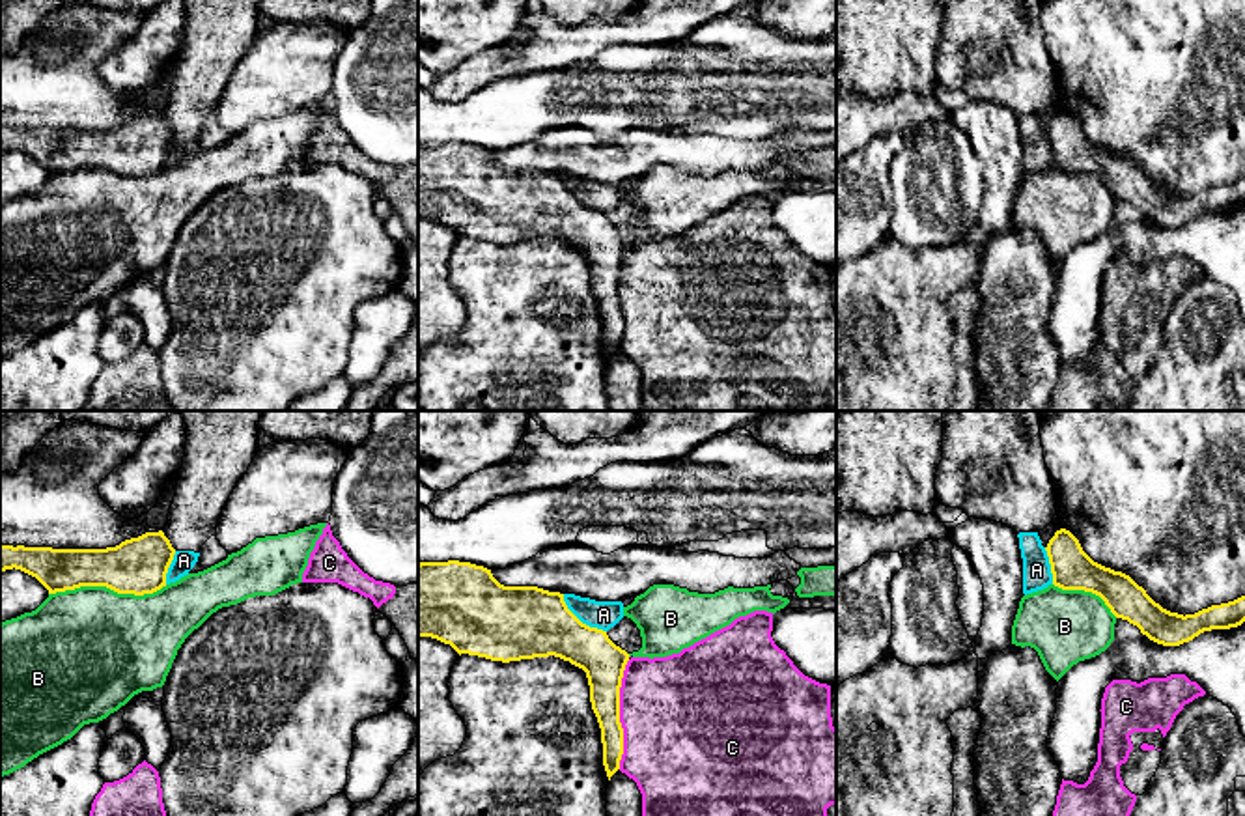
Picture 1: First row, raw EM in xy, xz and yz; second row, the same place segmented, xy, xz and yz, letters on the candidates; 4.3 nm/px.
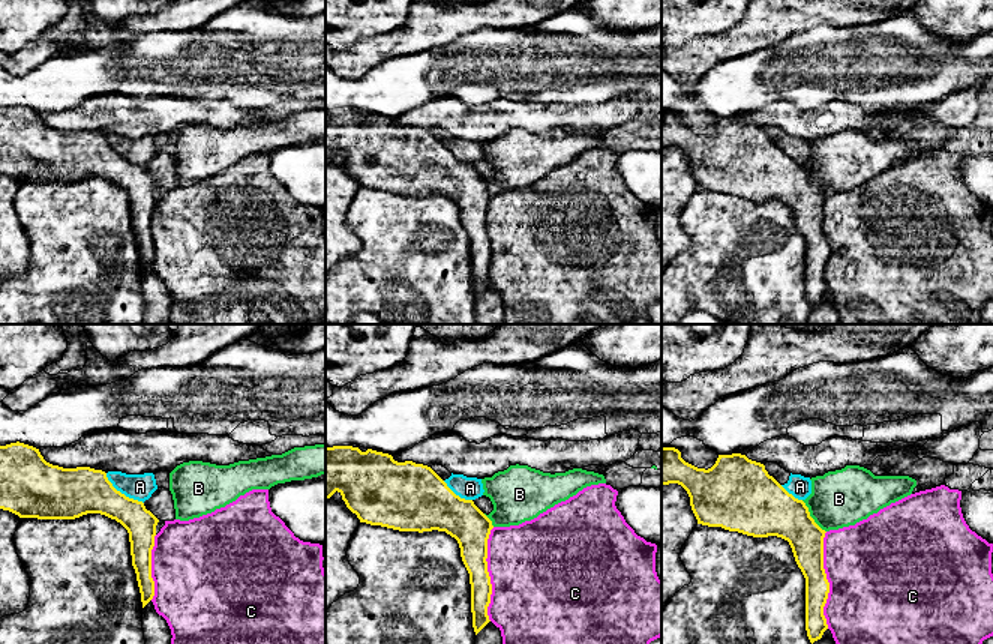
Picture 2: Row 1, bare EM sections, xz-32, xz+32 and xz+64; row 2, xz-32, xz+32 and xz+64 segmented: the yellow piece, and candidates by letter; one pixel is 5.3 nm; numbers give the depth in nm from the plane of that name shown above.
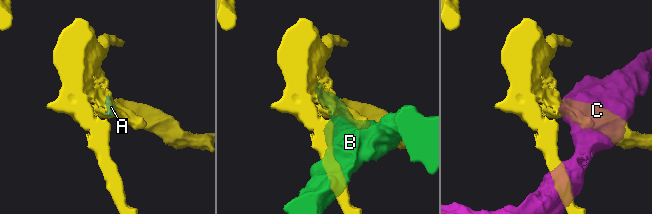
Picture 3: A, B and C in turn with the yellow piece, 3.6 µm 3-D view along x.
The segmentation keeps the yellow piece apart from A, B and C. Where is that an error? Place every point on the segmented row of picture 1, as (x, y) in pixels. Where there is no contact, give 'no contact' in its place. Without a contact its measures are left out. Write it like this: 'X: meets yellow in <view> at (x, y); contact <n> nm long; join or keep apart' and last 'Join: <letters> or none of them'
A: meets yellow in xz at (579, 620); contact 260 nm long; keep apart
B: meets yellow in xy at (107, 587); contact 500 nm long; keep apart
C: meets yellow in xz at (618, 714); contact 480 nm long; keep apart
Join: none of them

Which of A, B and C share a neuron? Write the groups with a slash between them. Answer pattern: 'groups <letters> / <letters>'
groups A / B / C

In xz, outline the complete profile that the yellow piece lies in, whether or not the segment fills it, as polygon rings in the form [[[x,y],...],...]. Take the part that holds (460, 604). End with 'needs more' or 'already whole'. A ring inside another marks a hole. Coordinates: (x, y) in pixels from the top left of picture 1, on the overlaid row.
[[[420,562],[418,637],[450,644],[459,655],[469,654],[502,663],[554,655],[582,668],[601,728],[603,766],[609,781],[620,769],[623,754],[620,687],[629,654],[616,646],[607,631],[582,624],[567,609],[564,594],[538,586],[504,586],[491,570],[470,562]]] | already whole

